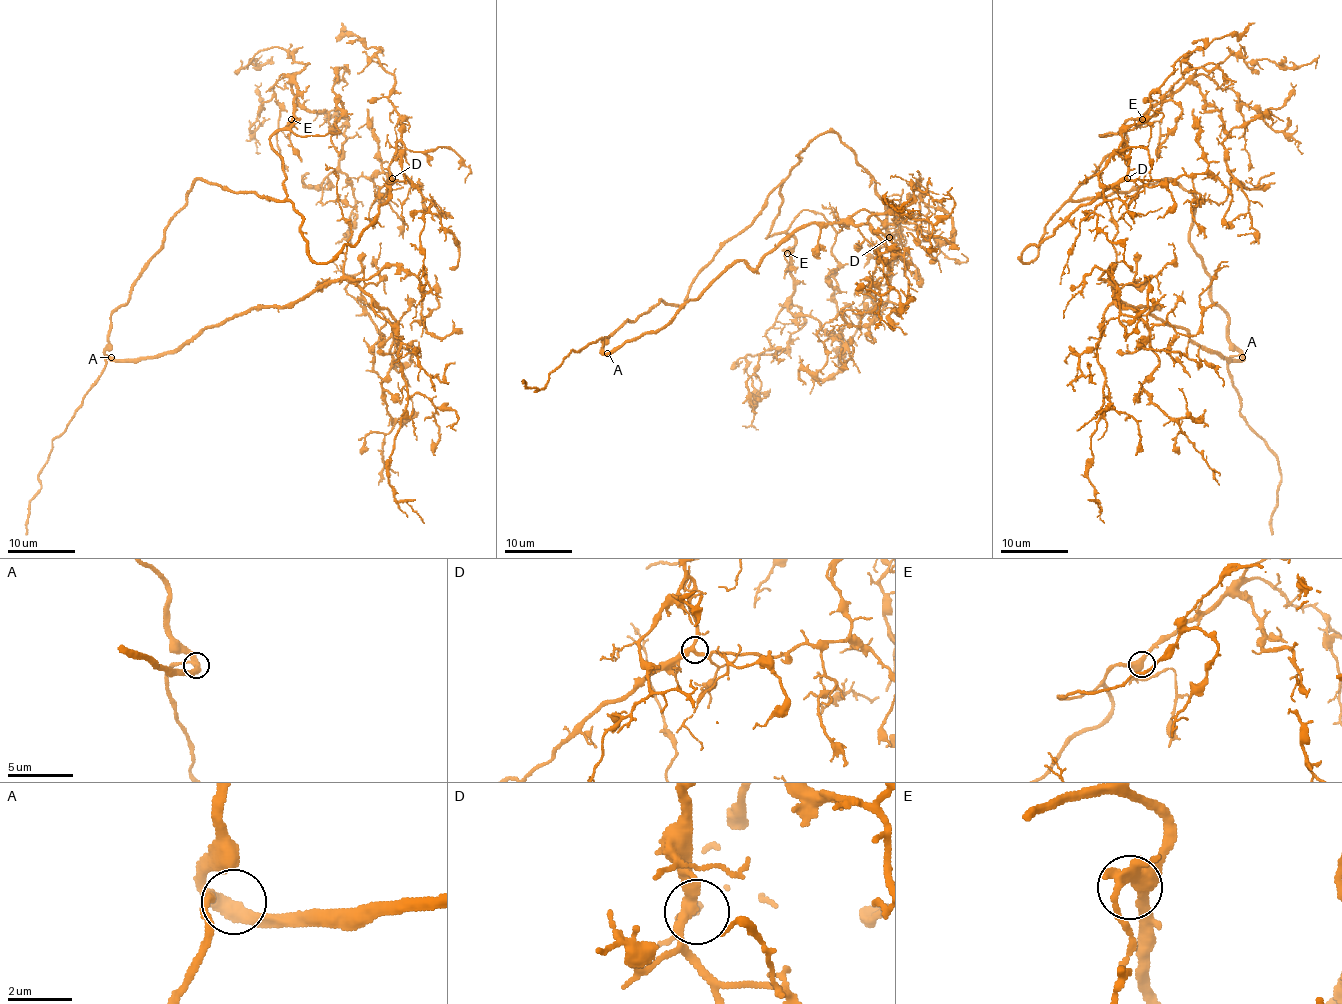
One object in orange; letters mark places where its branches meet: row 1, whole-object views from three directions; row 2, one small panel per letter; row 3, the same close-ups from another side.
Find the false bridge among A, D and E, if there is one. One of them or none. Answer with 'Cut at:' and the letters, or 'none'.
Cut at: none

